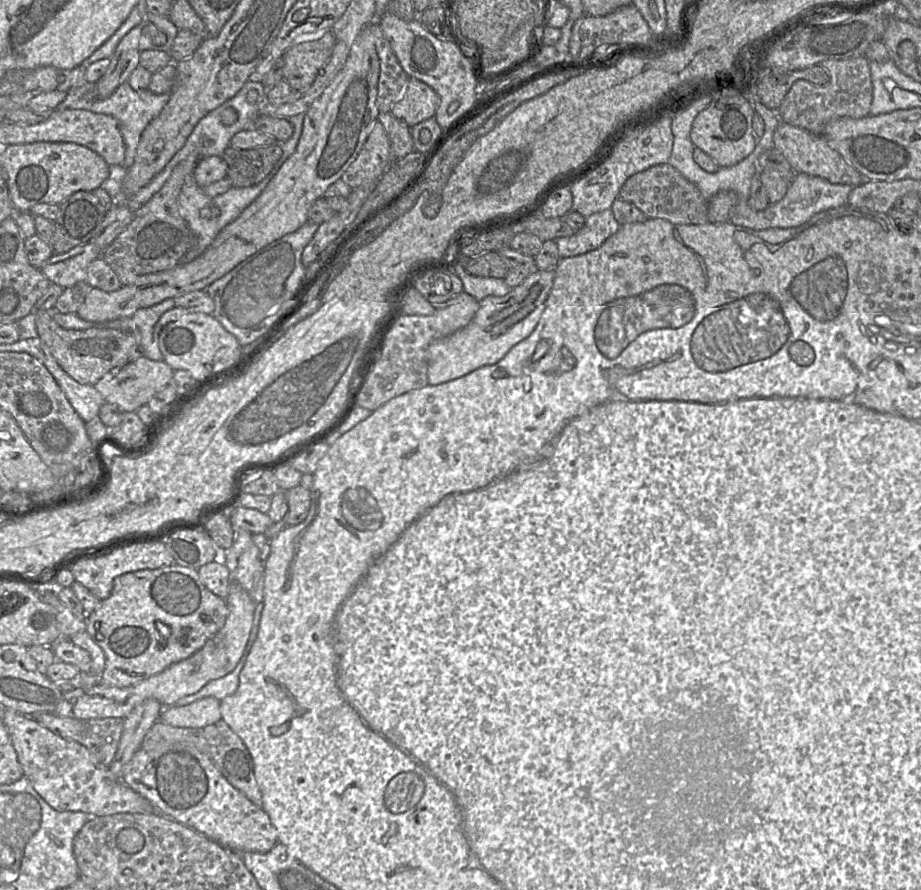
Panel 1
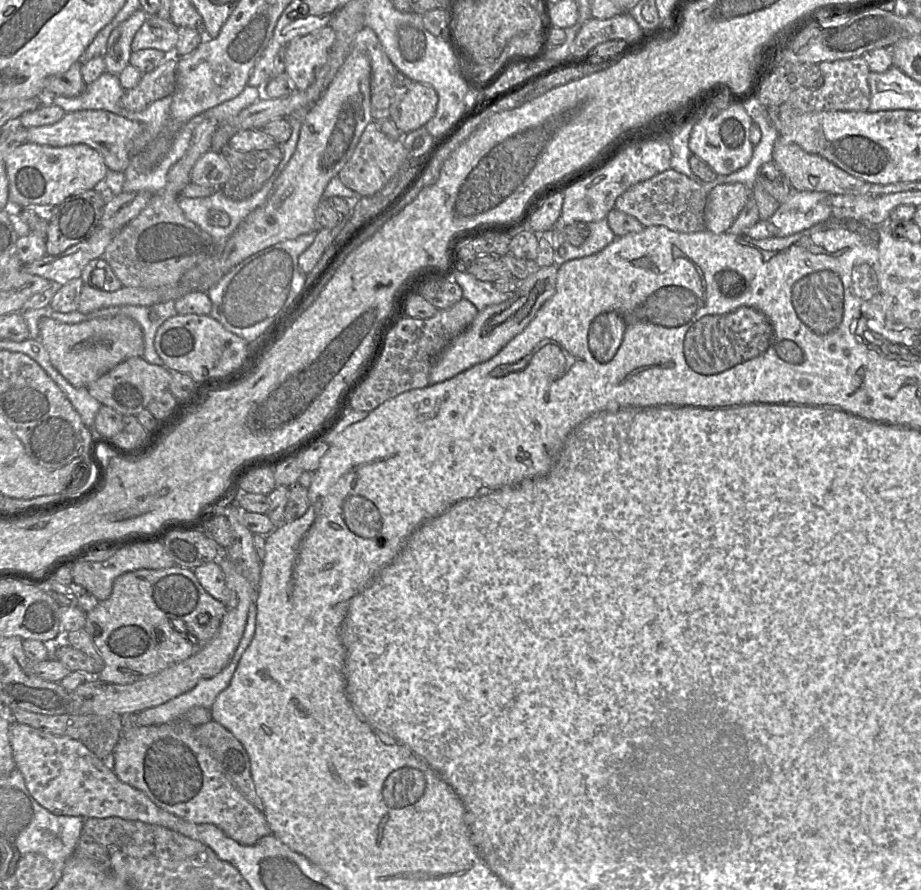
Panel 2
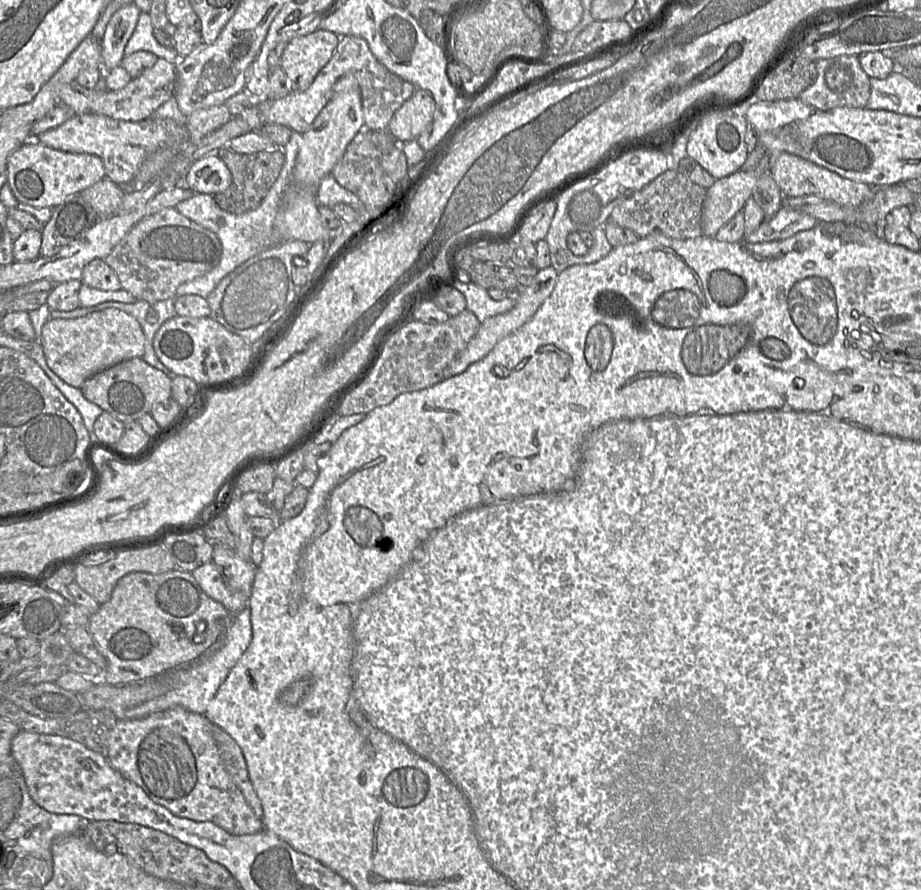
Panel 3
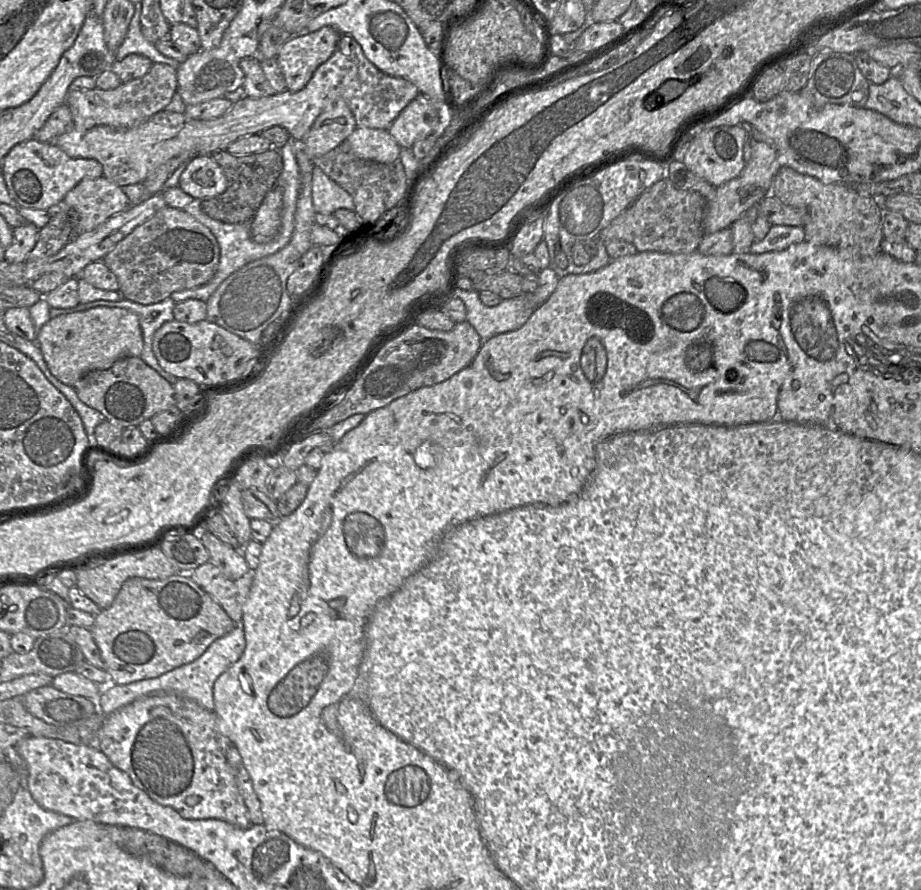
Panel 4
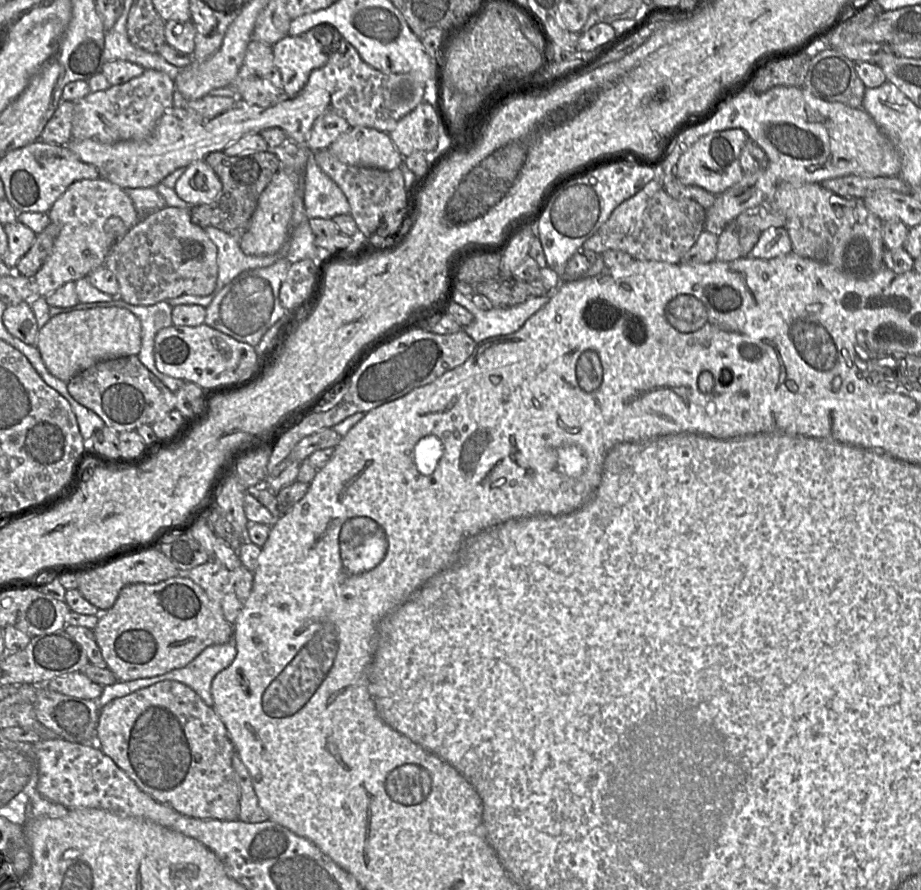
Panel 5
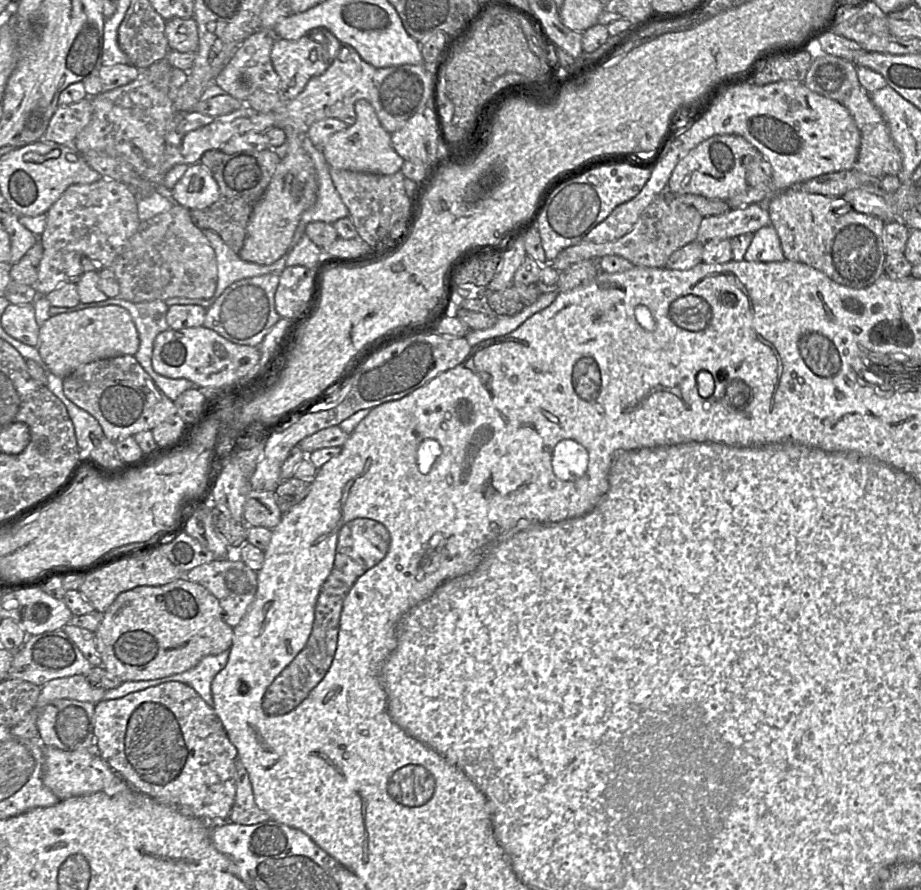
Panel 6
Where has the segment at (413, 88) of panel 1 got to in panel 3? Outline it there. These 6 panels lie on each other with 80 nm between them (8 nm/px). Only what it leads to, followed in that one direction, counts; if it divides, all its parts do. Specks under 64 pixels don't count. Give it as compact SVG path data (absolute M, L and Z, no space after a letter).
M417 89L393 114L387 131L398 142L416 140L432 122L435 102L431 94Z

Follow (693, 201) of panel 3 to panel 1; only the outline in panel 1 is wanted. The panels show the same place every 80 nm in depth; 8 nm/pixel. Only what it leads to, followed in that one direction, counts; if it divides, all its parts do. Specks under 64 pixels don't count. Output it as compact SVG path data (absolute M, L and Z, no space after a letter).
M669 163L657 164L634 174L624 183L618 197L634 204L647 218L664 219L676 225L702 225L708 222L708 201L695 184Z

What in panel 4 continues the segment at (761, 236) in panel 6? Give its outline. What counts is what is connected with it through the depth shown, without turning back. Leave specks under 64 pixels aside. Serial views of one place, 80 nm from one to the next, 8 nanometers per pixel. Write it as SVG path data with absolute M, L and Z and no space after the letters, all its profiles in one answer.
M772 225L760 242L754 242L750 246L748 253L762 254L782 251L802 241L804 241L804 229L802 226Z

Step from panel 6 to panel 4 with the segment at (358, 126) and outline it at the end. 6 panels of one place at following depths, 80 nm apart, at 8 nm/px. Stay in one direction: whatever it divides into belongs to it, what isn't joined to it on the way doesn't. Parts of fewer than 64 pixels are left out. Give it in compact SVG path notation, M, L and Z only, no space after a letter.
M356 127L346 139L355 156L378 163L393 163L399 159L400 146L388 130Z

